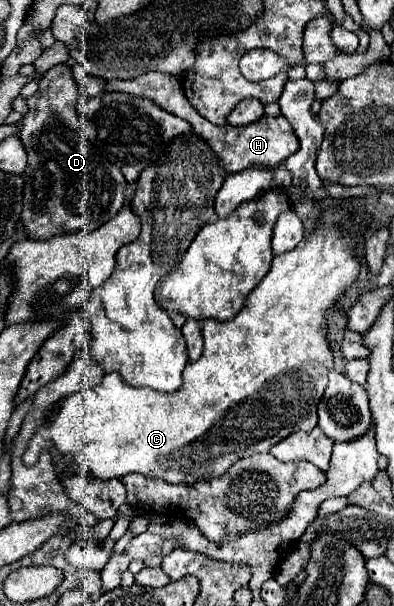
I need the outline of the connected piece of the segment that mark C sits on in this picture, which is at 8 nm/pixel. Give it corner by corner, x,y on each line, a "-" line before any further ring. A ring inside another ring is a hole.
334,210
334,212
326,212
324,214
324,224
318,226
318,230
314,230
310,236
306,236
294,250
286,252
286,254
280,254
280,256
274,256
272,260
272,268
270,272
262,278
262,282
248,294
248,302
244,304
244,308
232,318
232,320
226,320
226,322
220,322
220,320
214,320
214,318
208,318
204,320
204,326
202,326
202,334
204,334
204,352
200,356
200,360
196,362
190,362
186,368
184,368
184,384
172,392
172,394
164,394
164,392
156,392
156,390
150,390
150,388
134,388
134,386
128,386
120,372
110,372
104,376
104,380
90,388
90,390
80,390
72,396
64,396
56,408
46,416
46,422
38,426
38,430
34,432
34,436
30,438
28,442
28,448
26,452
22,454
22,462
32,466
40,454
44,450
48,450
52,454
52,458
56,460
62,460
62,458
72,458
76,464
82,464
82,468
90,468
90,472
98,478
98,480
112,480
112,478
122,478
126,474
132,474
132,472
138,472
138,474
144,474
144,476
150,476
150,478
160,478
160,480
166,480
170,484
194,484
194,482
200,482
200,480
212,480
212,478
218,478
222,474
228,472
228,468
238,462
240,458
244,458
248,452
250,456
252,454
258,454
258,452
270,452
270,448
278,442
282,442
286,436
290,436
292,432
296,430
306,430
310,432
314,426
316,426
316,406
324,394
324,388
328,384
328,372
332,370
332,352
328,348
328,342
326,342
326,336
324,336
324,328
326,328
326,310
338,300
338,296
356,280
356,276
360,274
360,264
354,256
354,246
356,246
356,234
348,232
348,230
342,230
340,228
340,222
346,218
348,214
342,212
342,210

